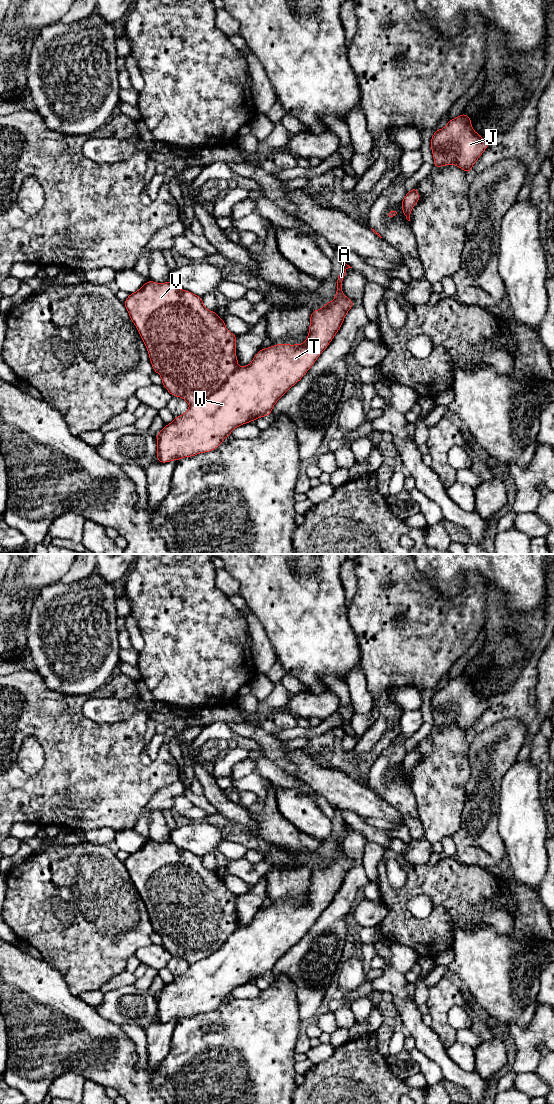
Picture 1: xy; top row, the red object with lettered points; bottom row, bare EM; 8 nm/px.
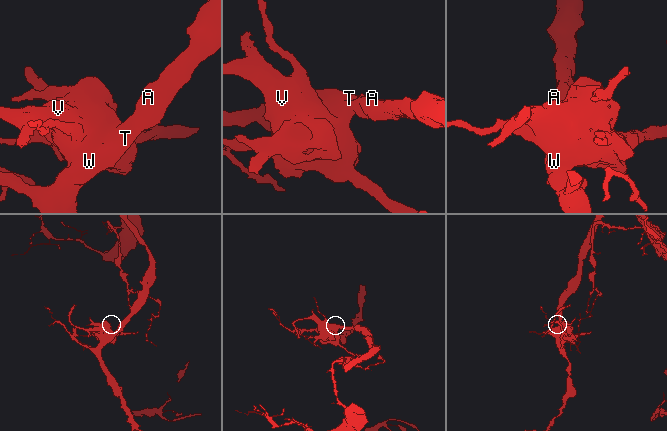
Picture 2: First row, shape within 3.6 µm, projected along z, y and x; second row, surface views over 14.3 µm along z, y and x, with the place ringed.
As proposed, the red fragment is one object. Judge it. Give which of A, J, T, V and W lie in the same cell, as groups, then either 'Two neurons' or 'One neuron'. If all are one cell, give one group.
Groups: A J T W / V. Two neurons

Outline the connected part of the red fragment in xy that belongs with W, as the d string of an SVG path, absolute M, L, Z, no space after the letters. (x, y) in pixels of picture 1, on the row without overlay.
M344 823L342 832L337 836L336 857L331 862L325 863L323 868L311 872L309 893L304 903L294 905L278 903L266 909L261 908L252 922L247 926L237 927L220 949L208 957L190 964L184 974L176 976L172 983L164 986L156 996L156 1018L160 1023L167 1023L173 1020L178 1021L181 1018L193 1017L200 1013L210 1012L219 1007L222 1001L229 997L230 993L238 986L257 980L260 977L270 976L277 961L302 939L320 914L328 907L329 903L339 891L348 871L353 867L353 861L342 852L342 841L348 828L352 827Z

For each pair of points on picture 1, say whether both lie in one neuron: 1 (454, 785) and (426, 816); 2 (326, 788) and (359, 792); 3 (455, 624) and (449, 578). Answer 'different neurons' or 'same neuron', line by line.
1: same neuron
2: same neuron
3: different neurons

